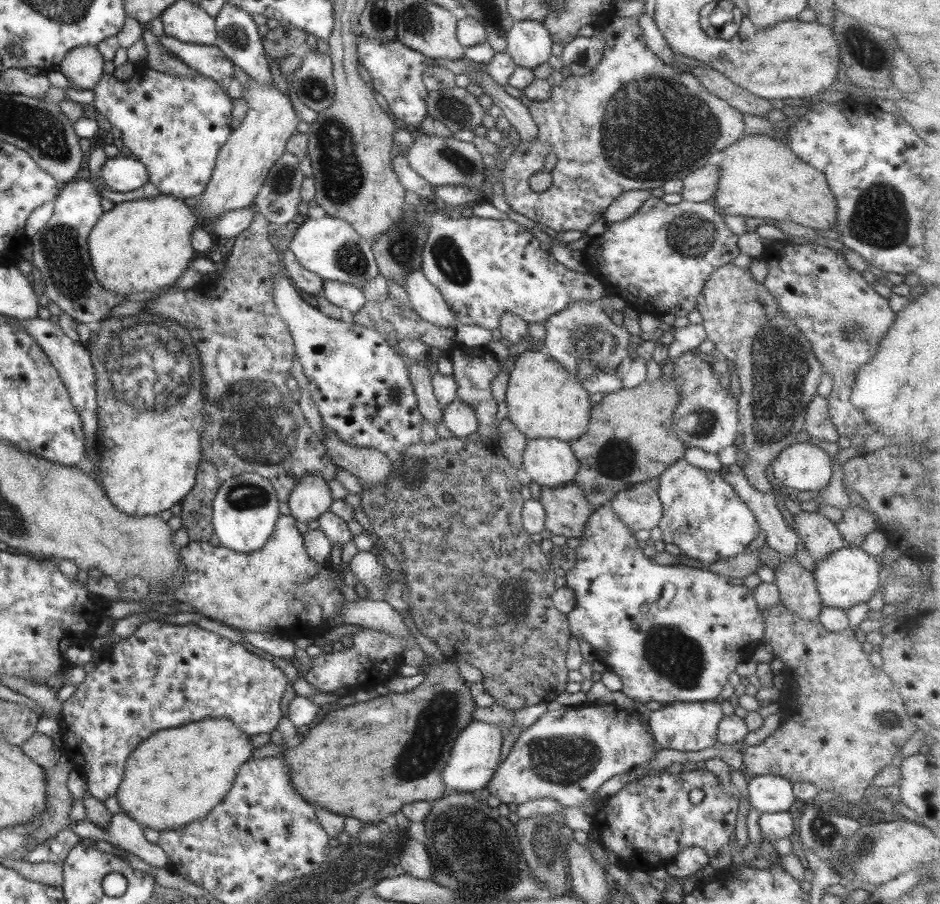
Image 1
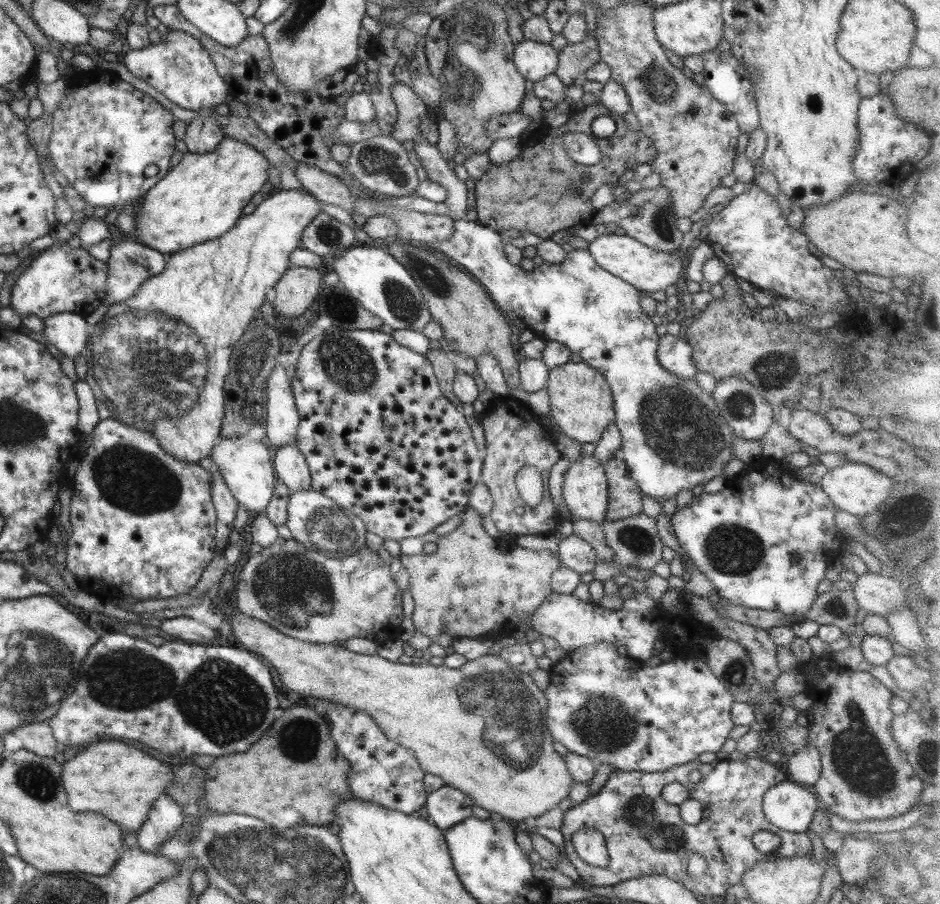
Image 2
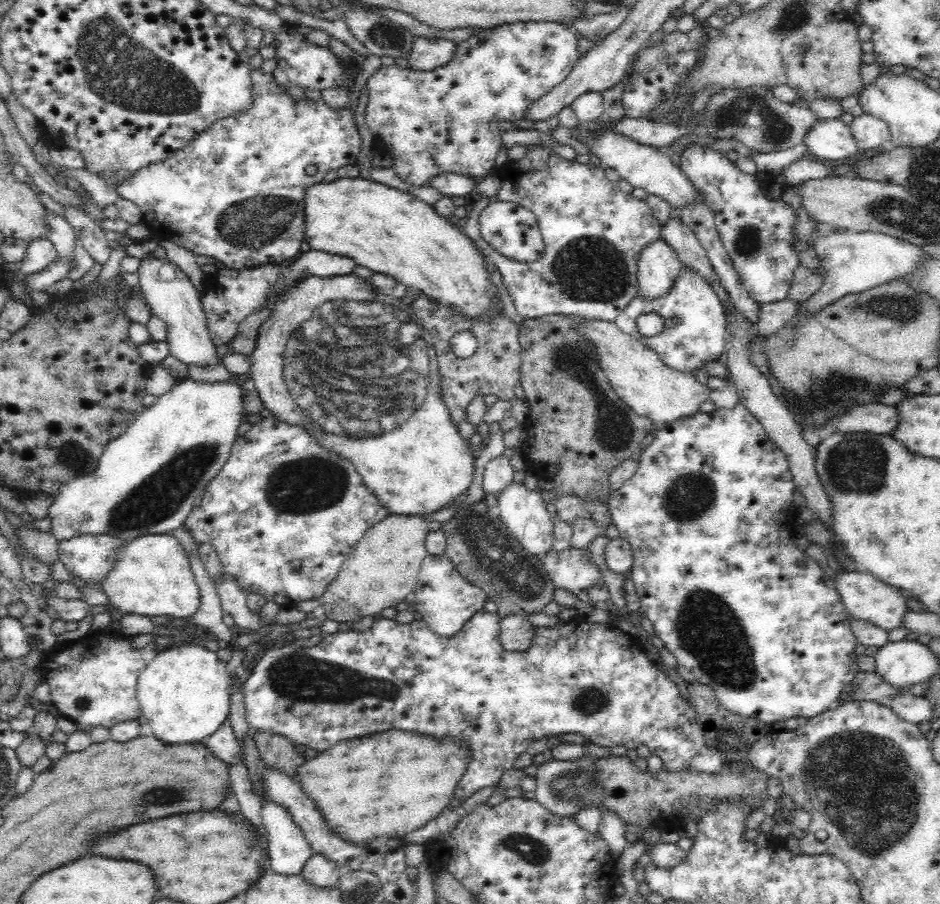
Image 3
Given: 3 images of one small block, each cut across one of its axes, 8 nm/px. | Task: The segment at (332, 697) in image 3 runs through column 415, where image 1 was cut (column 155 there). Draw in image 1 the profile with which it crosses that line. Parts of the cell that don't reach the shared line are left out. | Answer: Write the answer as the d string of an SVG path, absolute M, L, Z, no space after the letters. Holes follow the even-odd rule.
M163 621L143 622L131 635L120 639L116 643L112 643L107 658L95 665L95 669L87 673L85 680L76 686L73 695L62 702L59 721L62 734L64 735L62 738L63 754L73 764L74 768L79 770L83 777L85 777L87 792L93 798L103 802L110 796L114 796L117 792L117 787L119 787L119 783L121 783L123 773L125 772L125 761L127 761L129 753L134 749L134 745L139 745L139 743L147 740L147 737L151 736L157 730L175 728L175 726L178 727L191 722L199 722L199 720L205 720L205 718L227 718L243 734L247 734L249 737L255 736L255 734L270 734L282 717L281 710L279 709L279 700L283 696L287 683L288 680L283 675L283 672L272 661L257 657L257 655L248 652L242 645L232 644L229 640L213 632L202 630L195 623L177 626L164 623Z

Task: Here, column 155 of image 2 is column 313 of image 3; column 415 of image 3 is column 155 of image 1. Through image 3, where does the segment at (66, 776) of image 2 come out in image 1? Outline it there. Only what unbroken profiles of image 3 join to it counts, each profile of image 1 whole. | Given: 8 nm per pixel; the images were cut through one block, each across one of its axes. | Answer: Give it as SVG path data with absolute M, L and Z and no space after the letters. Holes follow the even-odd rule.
M205 718L173 728L155 731L147 740L134 745L125 761L123 779L114 794L121 810L142 829L157 832L174 830L200 820L213 806L219 804L233 785L238 768L253 752L250 737L243 734L227 718Z

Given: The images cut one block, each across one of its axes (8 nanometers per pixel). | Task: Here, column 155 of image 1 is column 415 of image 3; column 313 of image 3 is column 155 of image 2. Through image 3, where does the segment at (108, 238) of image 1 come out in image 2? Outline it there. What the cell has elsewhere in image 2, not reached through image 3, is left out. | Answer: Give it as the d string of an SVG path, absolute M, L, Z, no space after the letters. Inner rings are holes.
M225 137L209 153L183 153L180 161L147 190L139 213L133 216L135 226L128 239L161 254L177 252L225 234L241 216L242 208L267 182L268 160L249 144Z

